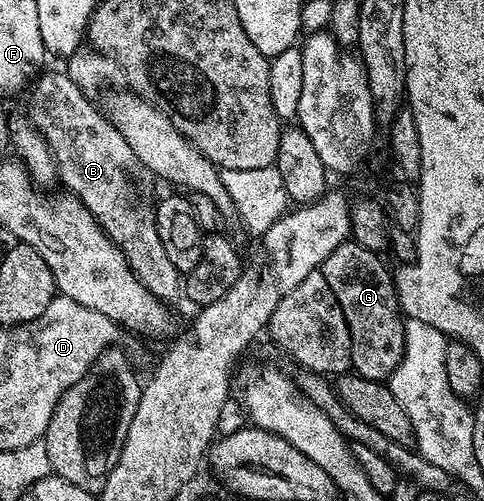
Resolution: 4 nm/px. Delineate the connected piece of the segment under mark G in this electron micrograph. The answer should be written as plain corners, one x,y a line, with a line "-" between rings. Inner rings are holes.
349,241
338,245
322,268
342,313
346,313
346,325
352,342
352,371
364,378
387,381
398,369
404,356
404,320
400,302
396,300
396,284
393,272
388,271
381,256

